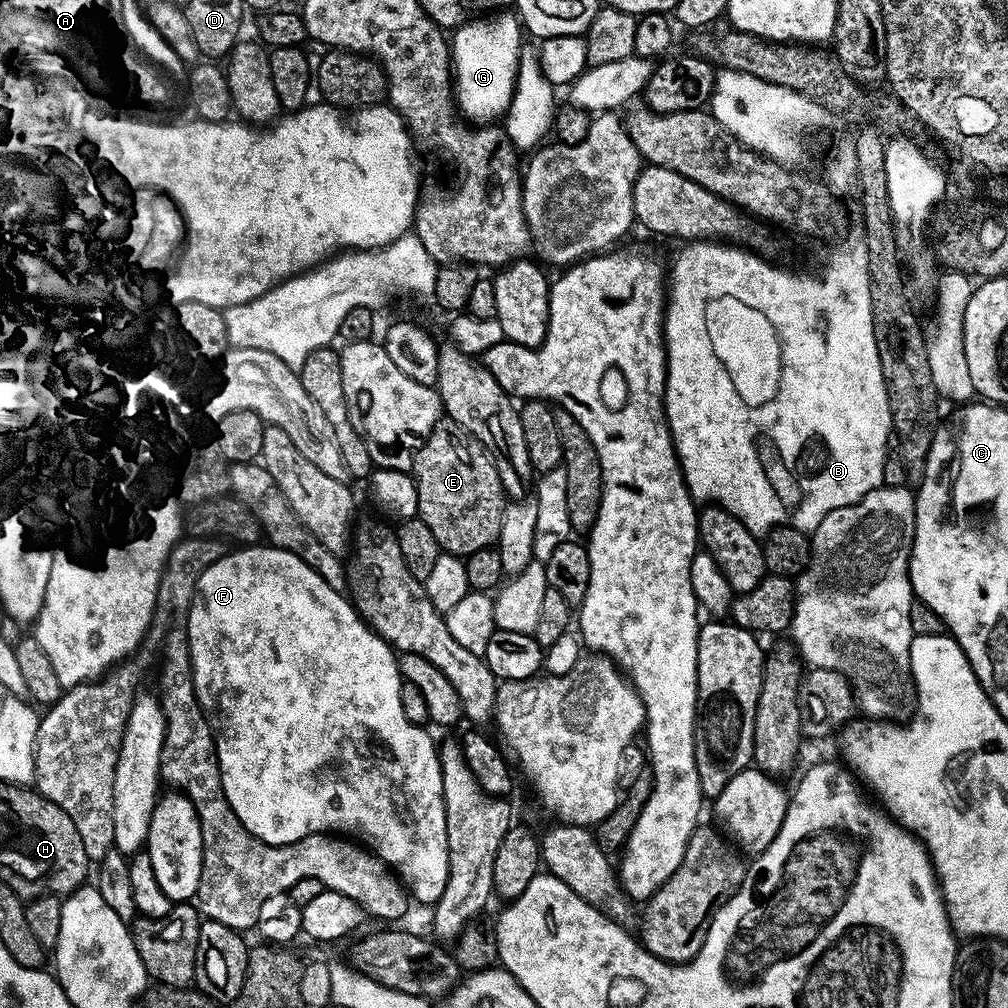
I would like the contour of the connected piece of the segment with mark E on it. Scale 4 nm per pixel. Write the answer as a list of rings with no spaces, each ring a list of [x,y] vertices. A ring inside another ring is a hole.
[[[447,418],[441,419],[424,440],[423,446],[413,453],[410,476],[414,481],[417,517],[433,531],[434,540],[438,542],[441,551],[466,558],[478,550],[493,547],[499,541],[506,493],[488,451],[464,428]]]

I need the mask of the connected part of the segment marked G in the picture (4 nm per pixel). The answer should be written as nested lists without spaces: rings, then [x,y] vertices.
[[[508,10],[481,16],[484,16],[481,20],[469,19],[451,33],[450,51],[454,73],[454,104],[459,115],[465,121],[473,120],[468,121],[473,125],[488,126],[503,117],[512,101],[516,67],[520,64],[522,24]]]

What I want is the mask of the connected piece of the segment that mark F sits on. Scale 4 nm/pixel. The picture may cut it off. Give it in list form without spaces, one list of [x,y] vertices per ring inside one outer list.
[[[237,547],[237,552],[229,551],[206,566],[198,578],[194,598],[186,613],[188,657],[192,663],[192,685],[196,699],[200,701],[205,713],[220,712],[215,720],[219,732],[216,736],[216,761],[220,767],[220,781],[226,802],[230,802],[234,814],[238,814],[242,826],[246,826],[250,834],[267,844],[286,844],[313,834],[347,834],[359,838],[400,877],[413,901],[421,900],[427,906],[435,905],[446,886],[448,873],[444,783],[437,741],[432,741],[421,725],[412,724],[410,718],[402,714],[402,677],[397,653],[392,645],[376,635],[361,620],[348,596],[330,587],[313,568],[302,562],[302,558],[281,548],[260,547]]]

